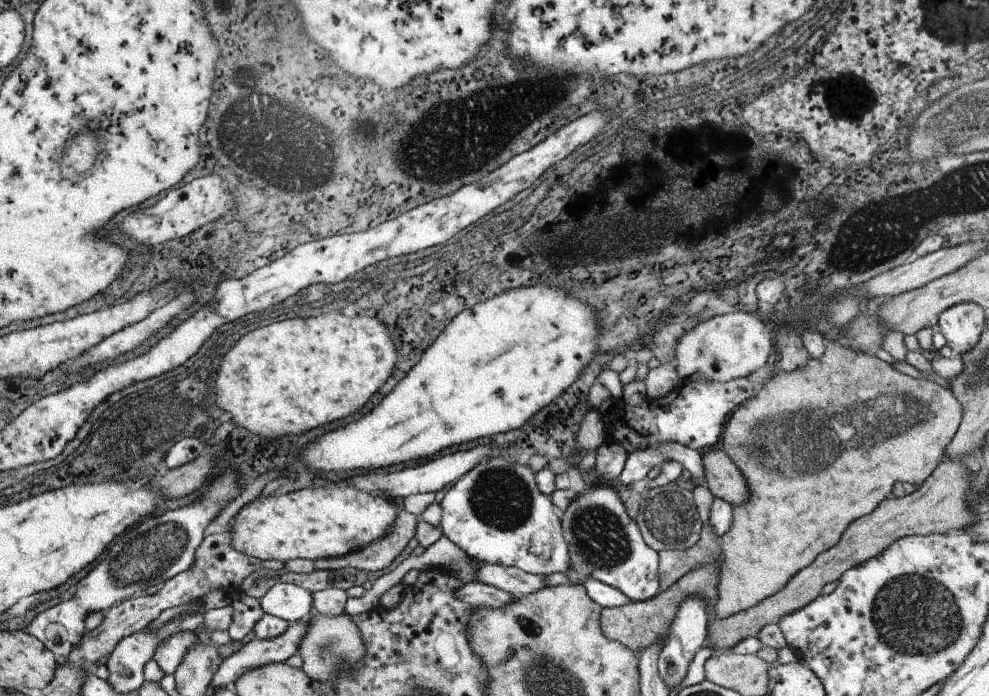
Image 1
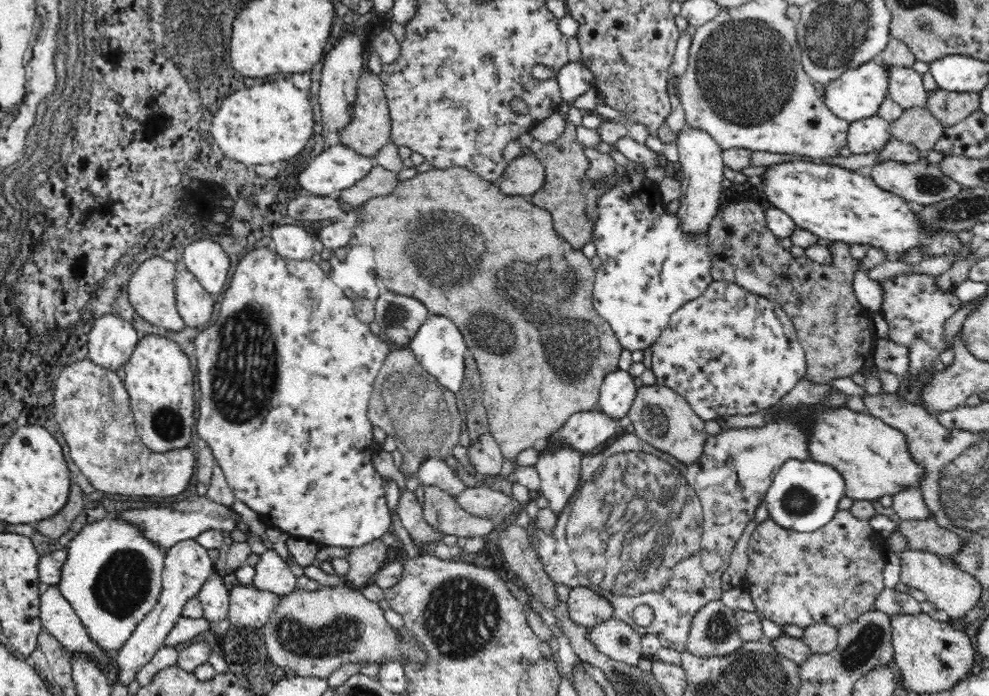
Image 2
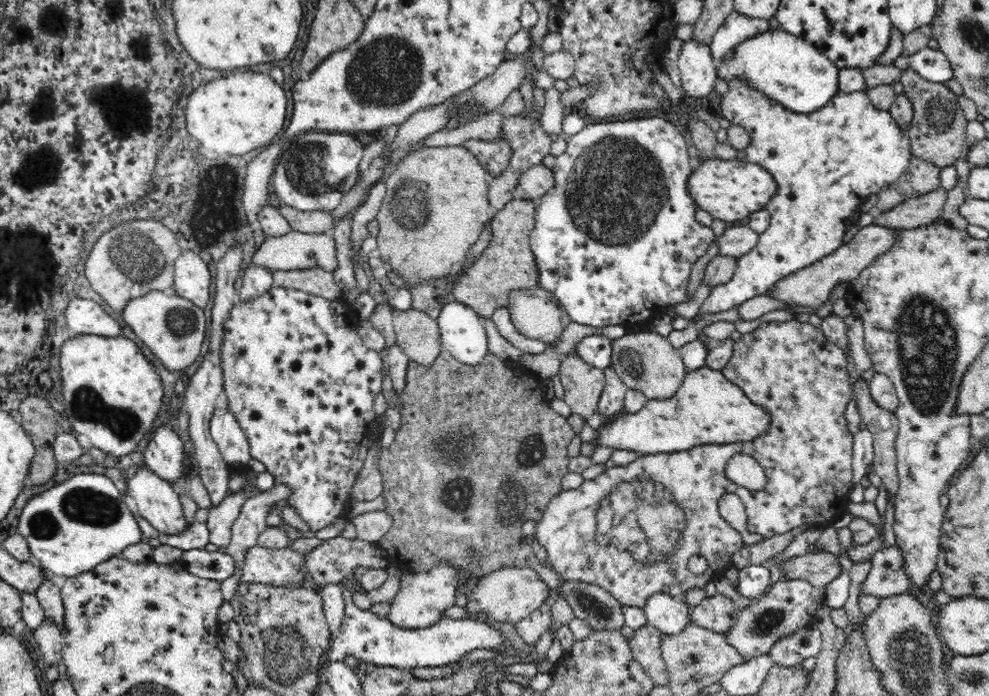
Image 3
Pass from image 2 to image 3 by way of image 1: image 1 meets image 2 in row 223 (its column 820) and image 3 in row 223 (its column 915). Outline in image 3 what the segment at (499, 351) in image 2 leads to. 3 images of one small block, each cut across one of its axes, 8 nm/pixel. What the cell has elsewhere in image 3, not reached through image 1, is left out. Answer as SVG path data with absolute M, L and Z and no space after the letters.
M442 146L442 148L418 148L406 154L386 178L386 196L382 210L378 214L380 234L378 248L382 252L382 262L390 264L408 284L424 284L434 278L444 278L452 274L458 266L466 262L470 246L478 240L480 232L488 224L488 172L478 162L478 158L464 146Z

